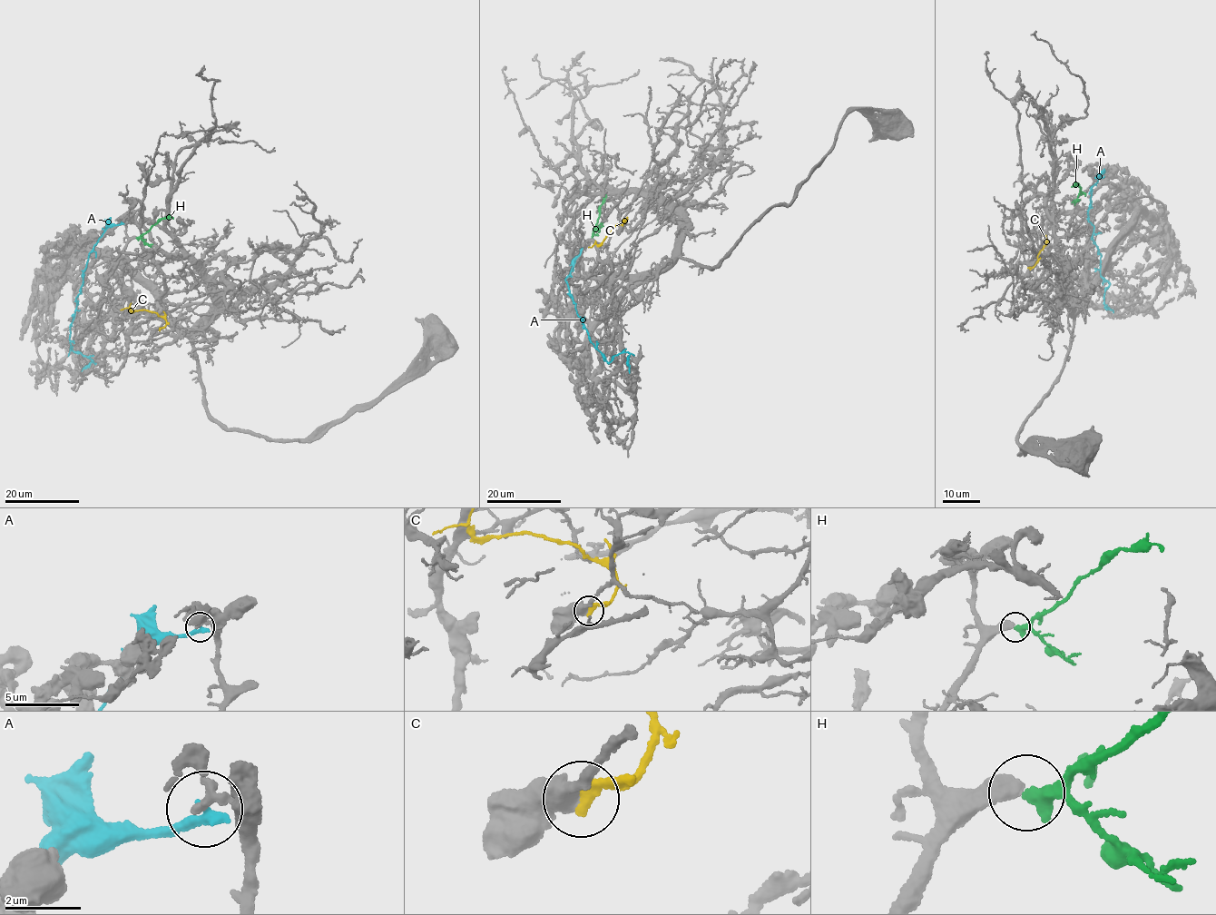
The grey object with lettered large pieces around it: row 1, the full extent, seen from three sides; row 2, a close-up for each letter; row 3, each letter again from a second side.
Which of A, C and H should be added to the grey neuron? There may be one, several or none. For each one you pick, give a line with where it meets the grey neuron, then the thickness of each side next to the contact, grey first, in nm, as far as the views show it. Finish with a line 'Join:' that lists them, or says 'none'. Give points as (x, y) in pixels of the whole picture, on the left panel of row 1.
H: meets grey at (136, 238); 460 nm thick on the grey side, 360 nm on the other
Join: H

